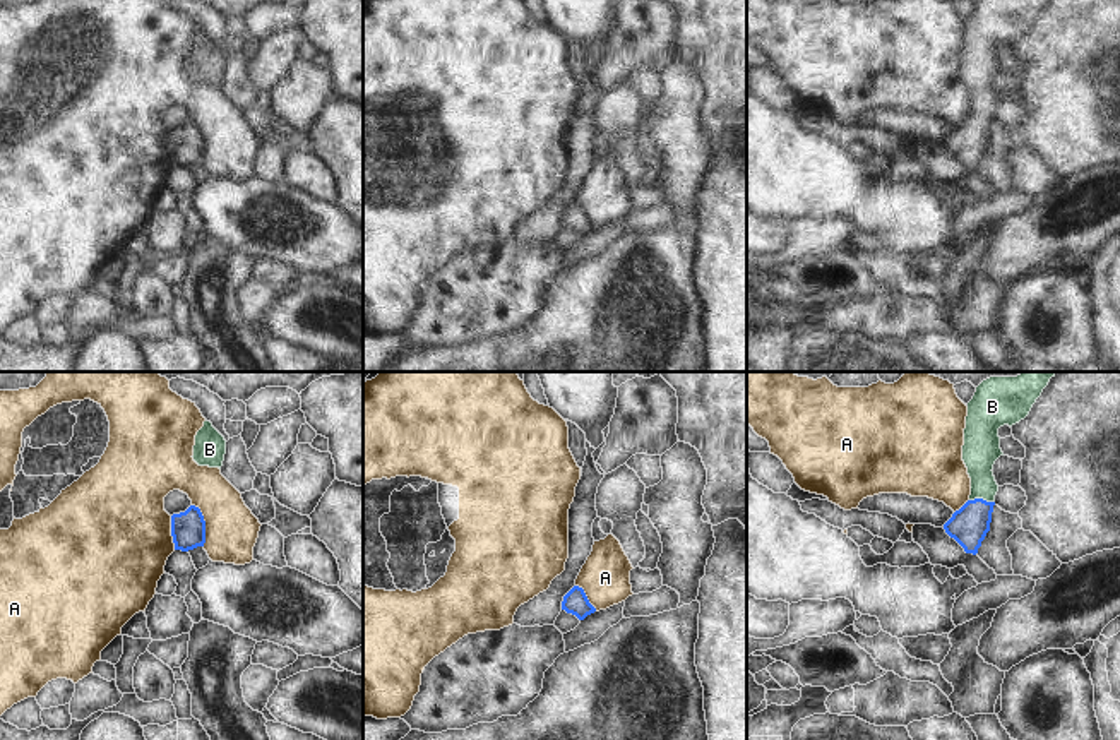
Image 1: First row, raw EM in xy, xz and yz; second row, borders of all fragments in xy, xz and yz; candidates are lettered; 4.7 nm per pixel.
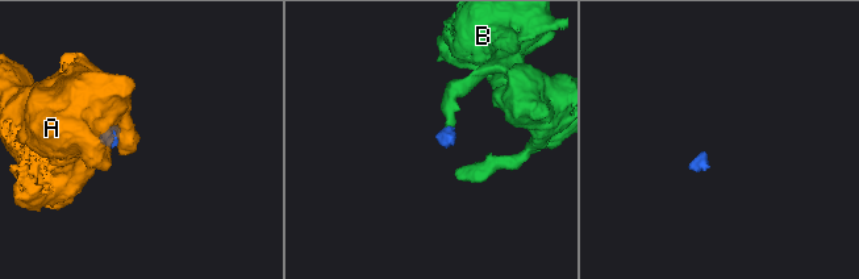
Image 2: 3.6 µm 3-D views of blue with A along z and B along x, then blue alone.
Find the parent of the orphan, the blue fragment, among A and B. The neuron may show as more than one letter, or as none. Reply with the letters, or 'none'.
B

